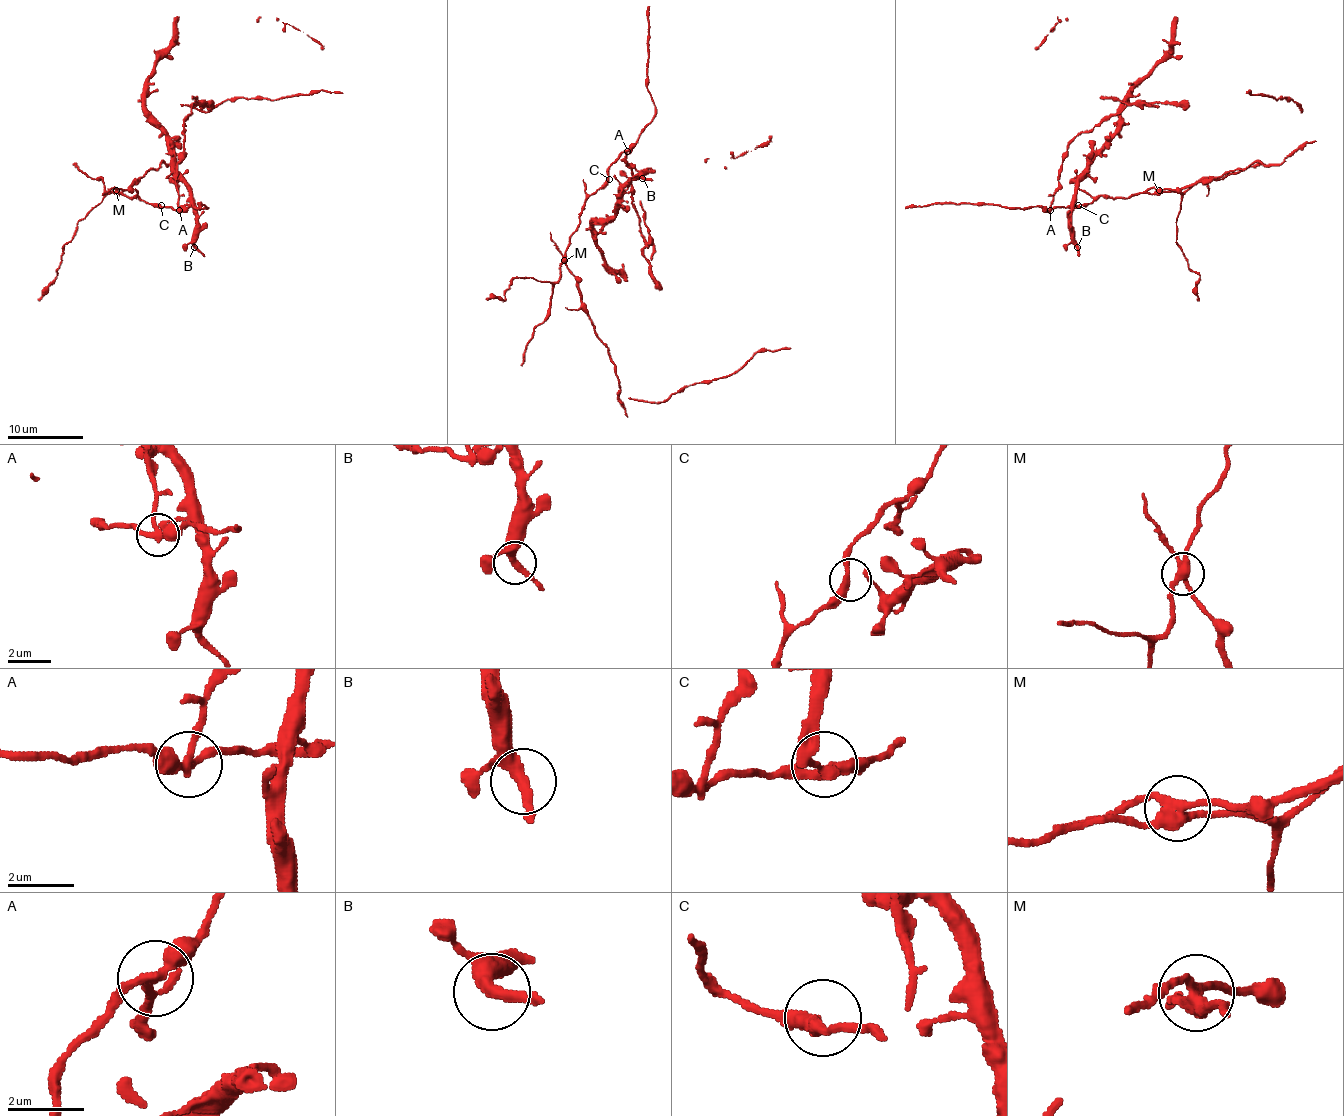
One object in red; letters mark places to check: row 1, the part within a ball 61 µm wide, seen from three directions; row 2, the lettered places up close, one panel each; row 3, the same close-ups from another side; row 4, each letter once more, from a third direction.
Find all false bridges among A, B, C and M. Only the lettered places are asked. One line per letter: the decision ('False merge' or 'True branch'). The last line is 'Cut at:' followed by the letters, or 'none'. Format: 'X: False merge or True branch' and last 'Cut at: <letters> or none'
A: False merge
B: True branch
C: True branch
M: False merge
Cut at: A, M

